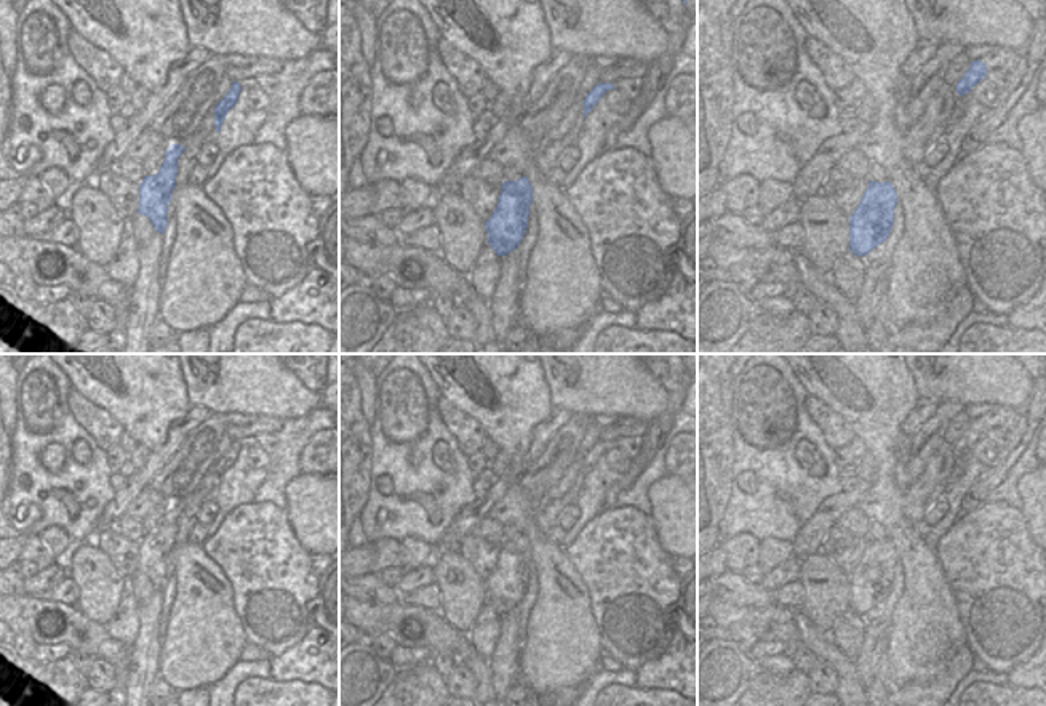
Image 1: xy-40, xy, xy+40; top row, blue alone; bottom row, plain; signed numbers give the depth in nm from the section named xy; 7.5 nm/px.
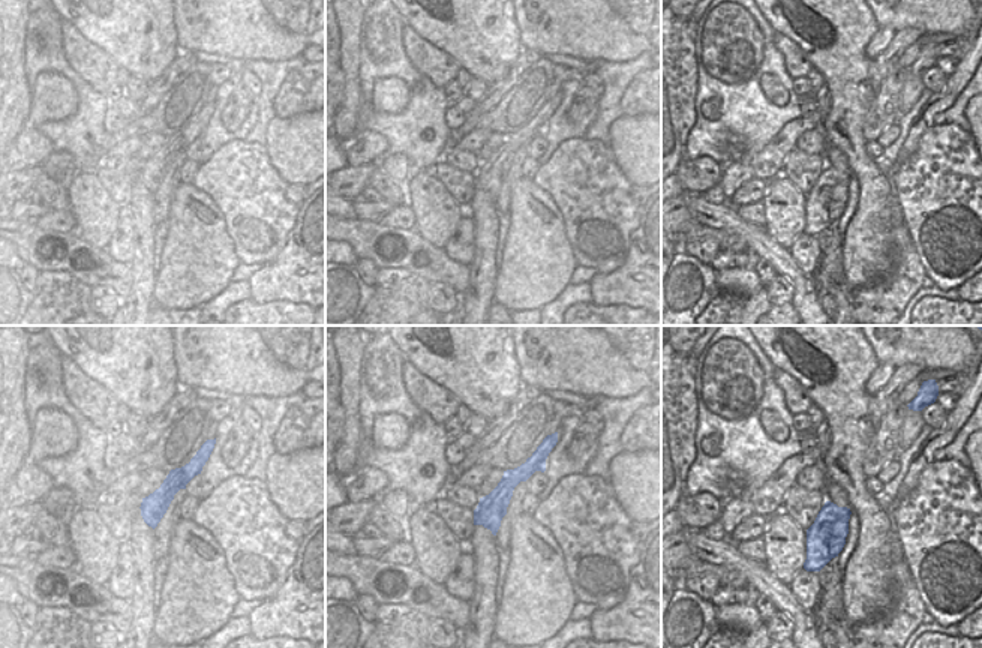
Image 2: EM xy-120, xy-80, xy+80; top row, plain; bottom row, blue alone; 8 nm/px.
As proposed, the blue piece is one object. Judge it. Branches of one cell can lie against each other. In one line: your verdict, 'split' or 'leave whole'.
leave whole

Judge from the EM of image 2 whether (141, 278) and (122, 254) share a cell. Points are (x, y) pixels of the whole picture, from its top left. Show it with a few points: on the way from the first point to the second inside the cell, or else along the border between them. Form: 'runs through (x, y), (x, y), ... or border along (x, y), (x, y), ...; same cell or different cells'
border along (135, 230), (135, 258), (131, 264); different cells

